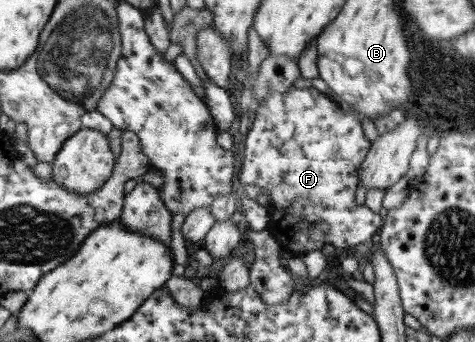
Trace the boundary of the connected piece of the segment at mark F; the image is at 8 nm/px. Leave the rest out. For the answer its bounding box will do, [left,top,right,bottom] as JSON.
[238,87,385,256]

